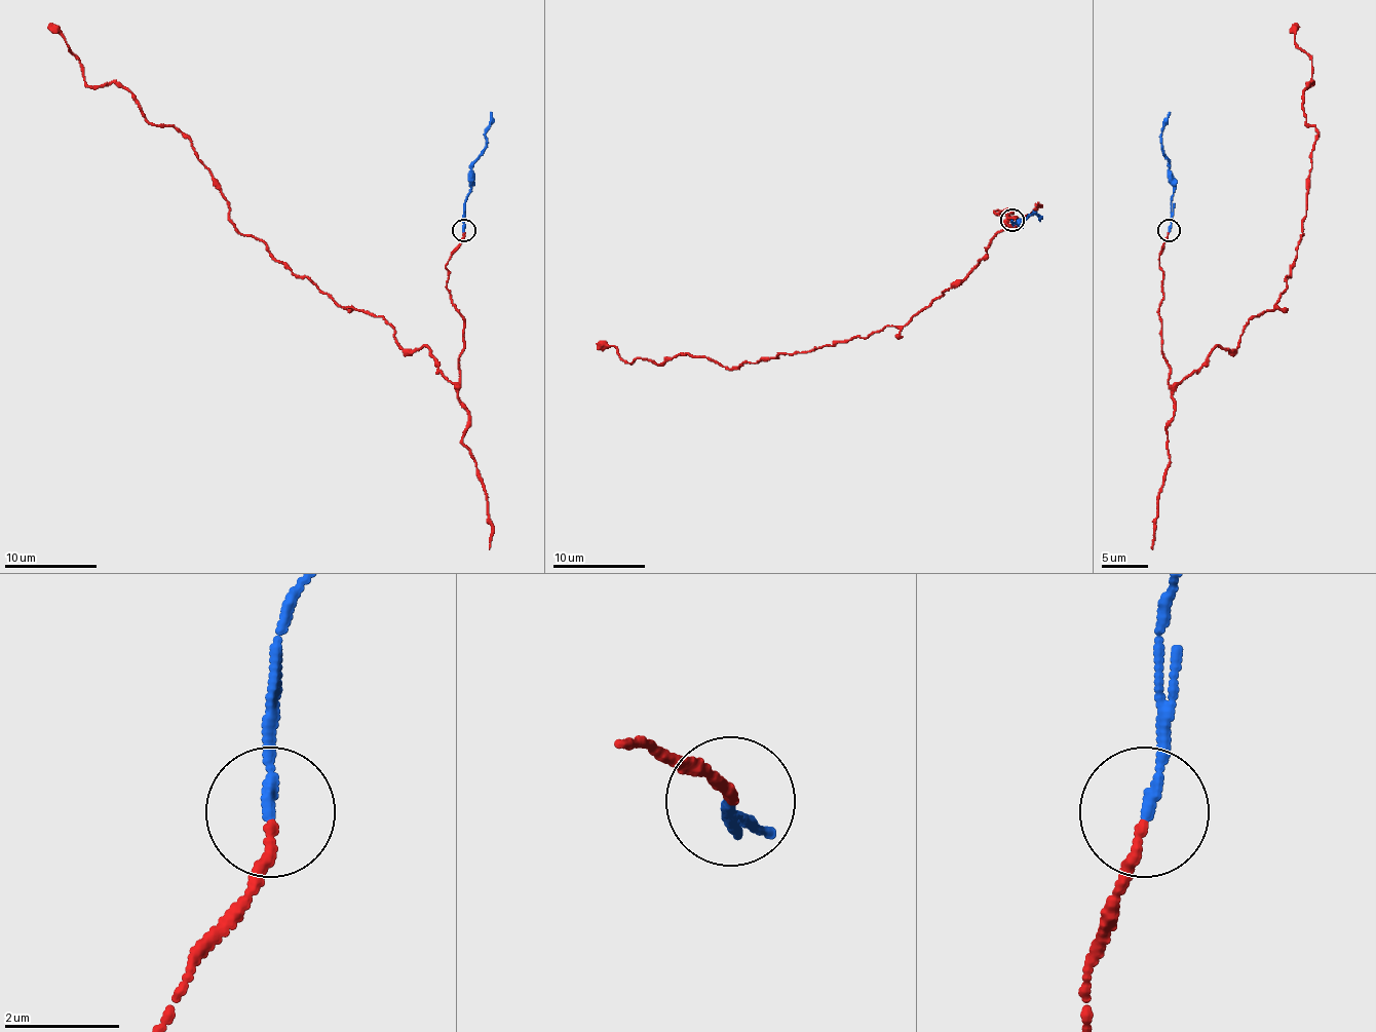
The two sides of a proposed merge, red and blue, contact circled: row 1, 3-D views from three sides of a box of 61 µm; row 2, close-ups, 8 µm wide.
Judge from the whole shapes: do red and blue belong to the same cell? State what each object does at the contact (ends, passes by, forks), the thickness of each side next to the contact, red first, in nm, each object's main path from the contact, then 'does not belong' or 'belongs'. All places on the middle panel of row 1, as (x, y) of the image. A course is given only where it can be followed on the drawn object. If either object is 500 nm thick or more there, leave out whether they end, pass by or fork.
red ends; blue ends; calibres 150 and 190 nm; course red (1011, 220), (993, 211), (1011, 214), (975, 266), (866, 338), (725, 368), (627, 364), (596, 343); course blue (1011, 220), (1019, 225), (1034, 214), (1039, 220); belongs

